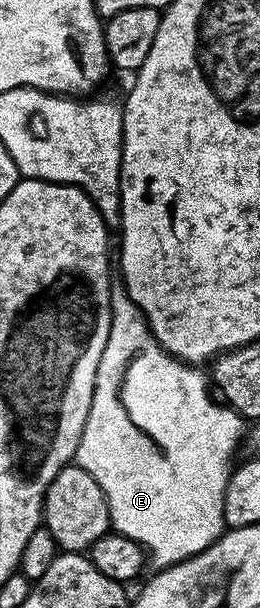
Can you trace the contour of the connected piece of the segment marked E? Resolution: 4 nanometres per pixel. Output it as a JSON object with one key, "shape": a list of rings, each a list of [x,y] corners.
{"shape":[[[120,289],[113,290],[110,337],[106,337],[106,349],[102,349],[102,361],[98,361],[98,373],[94,381],[94,397],[90,405],[90,413],[86,417],[86,425],[82,429],[82,437],[76,450],[74,463],[75,466],[86,469],[86,473],[90,473],[90,477],[94,477],[94,481],[98,481],[102,493],[106,493],[112,527],[119,534],[130,537],[135,543],[139,543],[150,556],[151,562],[153,559],[157,563],[155,566],[160,569],[170,567],[174,563],[180,563],[182,560],[190,558],[191,555],[202,553],[226,530],[224,525],[224,494],[226,493],[228,476],[234,470],[232,454],[235,453],[236,447],[238,451],[242,443],[242,427],[240,429],[242,420],[239,413],[233,411],[231,407],[215,398],[212,400],[208,396],[208,391],[210,392],[210,387],[206,382],[205,372],[203,375],[200,369],[195,366],[185,363],[182,359],[177,359],[175,355],[169,355],[153,335],[147,319],[140,311],[140,306],[132,299],[128,291],[124,289],[121,291]]]}

